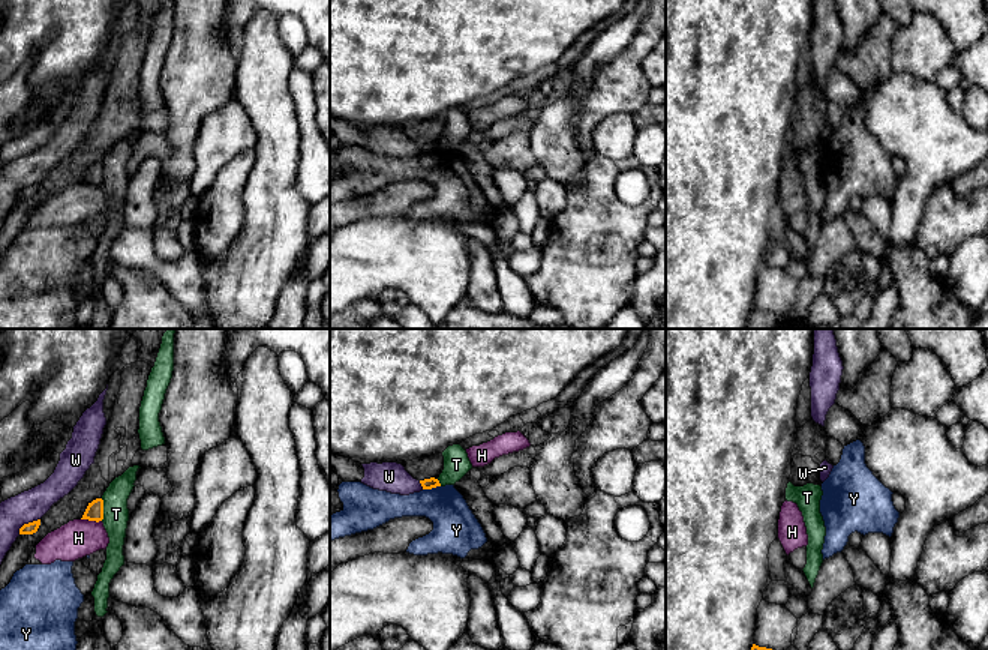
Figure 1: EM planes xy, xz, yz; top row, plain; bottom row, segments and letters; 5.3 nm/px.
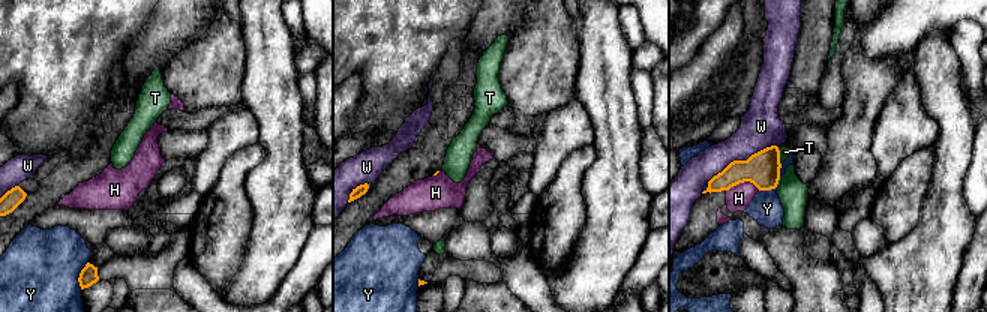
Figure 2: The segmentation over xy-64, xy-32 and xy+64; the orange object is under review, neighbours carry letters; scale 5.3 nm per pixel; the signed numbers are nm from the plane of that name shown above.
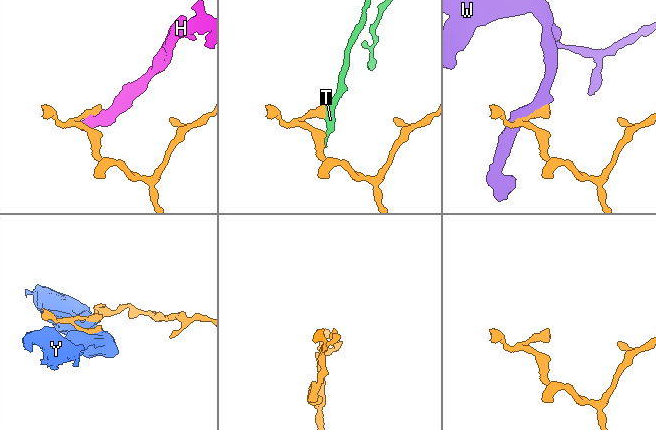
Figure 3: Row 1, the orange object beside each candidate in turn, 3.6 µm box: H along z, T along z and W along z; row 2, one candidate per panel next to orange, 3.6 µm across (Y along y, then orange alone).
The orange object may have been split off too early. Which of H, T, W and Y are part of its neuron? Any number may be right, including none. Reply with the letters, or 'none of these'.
none of these

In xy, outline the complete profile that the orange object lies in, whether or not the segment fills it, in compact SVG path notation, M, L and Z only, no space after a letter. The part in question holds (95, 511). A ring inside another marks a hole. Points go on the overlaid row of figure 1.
M96 498L91 503L88 503L84 515L81 519L88 519L88 521L102 521L103 519L103 500Z

